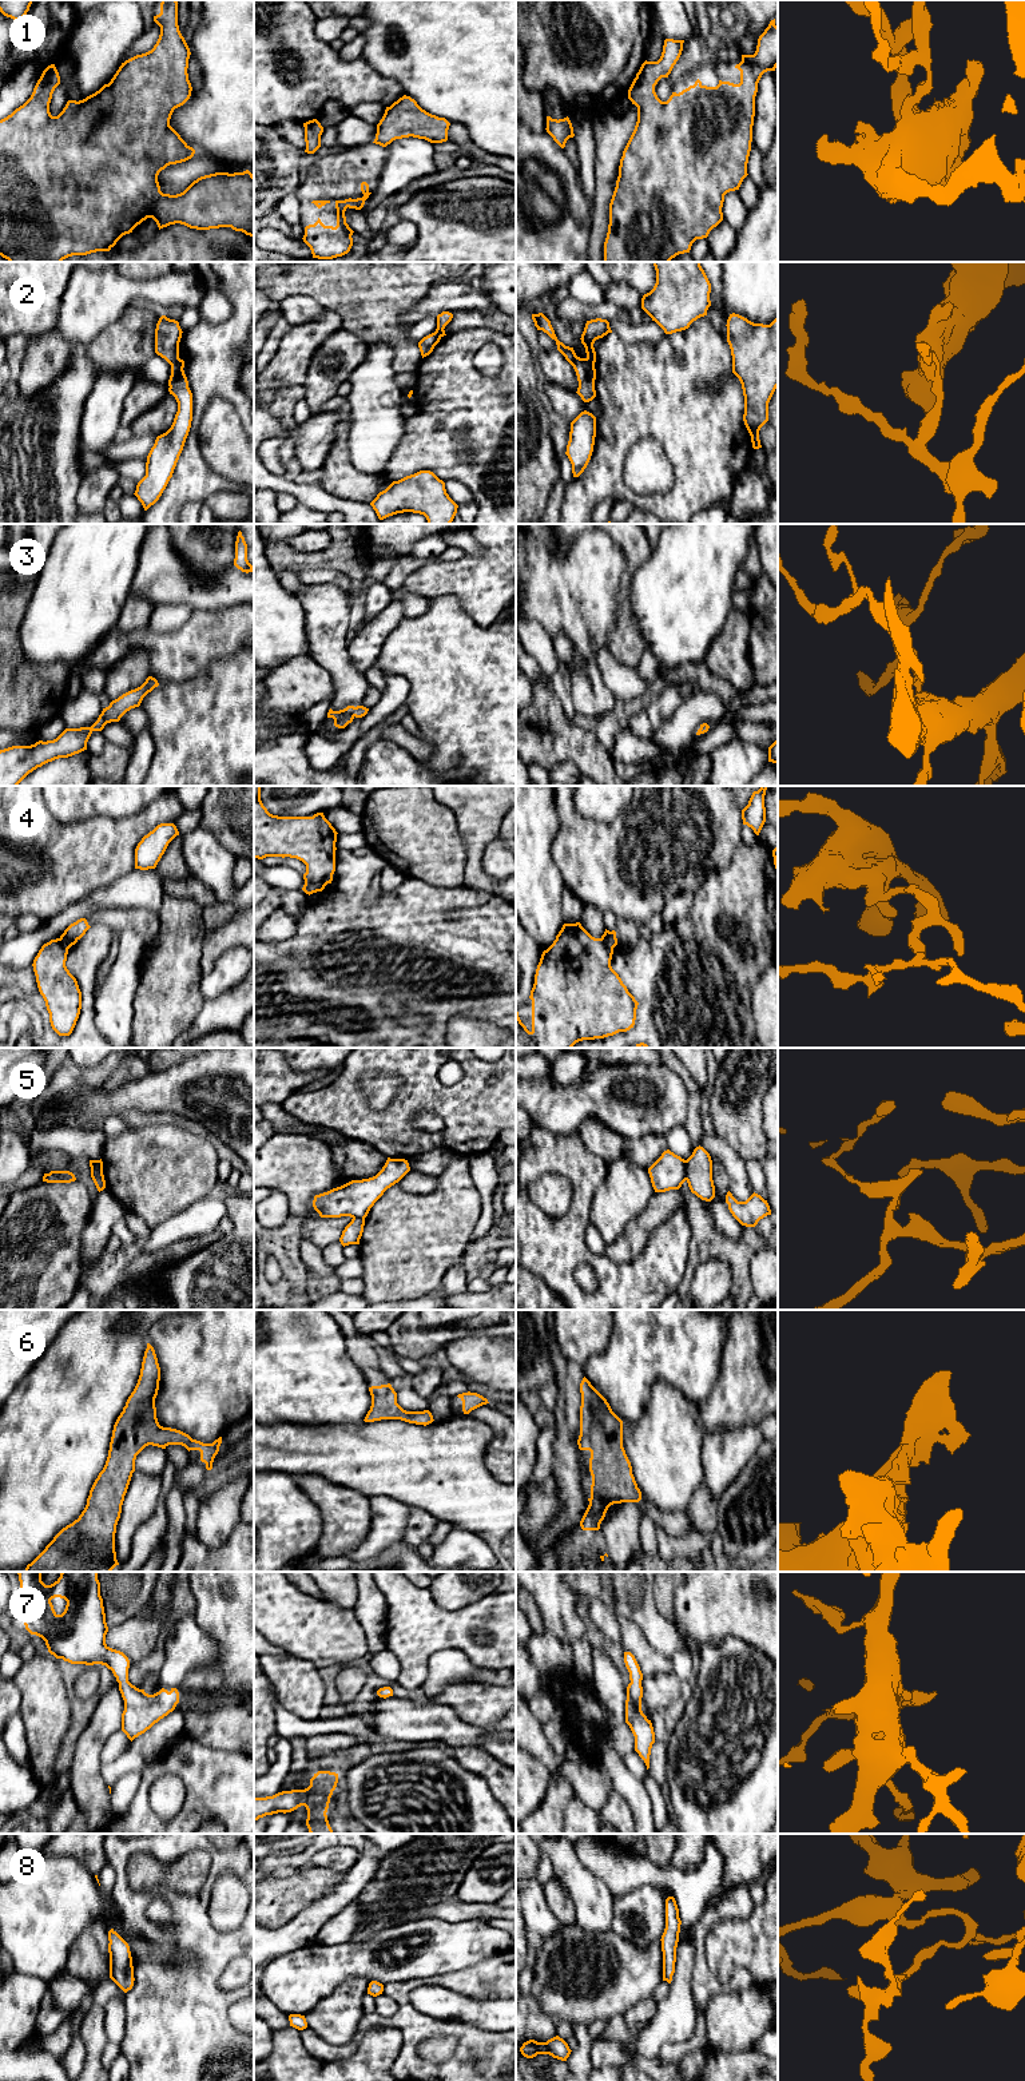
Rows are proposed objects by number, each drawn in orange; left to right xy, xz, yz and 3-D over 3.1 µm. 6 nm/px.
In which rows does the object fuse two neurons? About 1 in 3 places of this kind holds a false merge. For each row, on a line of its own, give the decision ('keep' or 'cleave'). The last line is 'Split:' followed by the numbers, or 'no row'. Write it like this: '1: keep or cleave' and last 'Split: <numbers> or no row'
1: keep
2: cleave
3: keep
4: cleave
5: cleave
6: keep
7: keep
8: keep
Split: 2, 4, 5

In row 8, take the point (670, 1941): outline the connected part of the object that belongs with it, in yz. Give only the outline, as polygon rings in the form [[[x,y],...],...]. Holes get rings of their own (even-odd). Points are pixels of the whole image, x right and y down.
[[[674,1897],[666,1899],[666,1929],[662,1935],[663,1951],[663,1981],[671,1983],[675,1973],[676,1947],[679,1942],[682,1921],[679,1918],[679,1909]]]

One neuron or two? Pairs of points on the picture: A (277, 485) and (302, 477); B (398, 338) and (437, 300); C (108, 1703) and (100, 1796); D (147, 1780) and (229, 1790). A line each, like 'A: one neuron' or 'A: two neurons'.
A: two neurons
B: two neurons
C: one neuron
D: one neuron

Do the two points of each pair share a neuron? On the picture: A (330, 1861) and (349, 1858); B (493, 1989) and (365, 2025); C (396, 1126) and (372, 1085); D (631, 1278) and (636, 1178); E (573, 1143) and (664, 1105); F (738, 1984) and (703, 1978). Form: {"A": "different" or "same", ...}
{"A": "same", "B": "same", "C": "different", "D": "different", "E": "different", "F": "same"}

